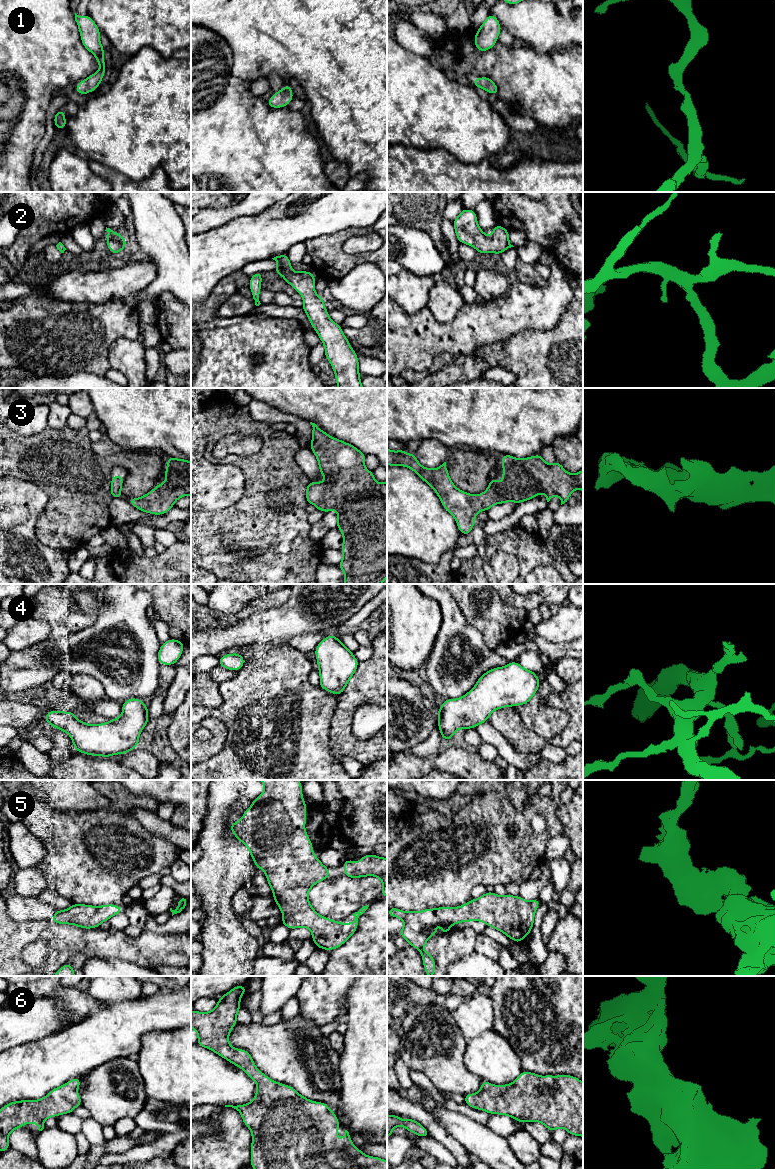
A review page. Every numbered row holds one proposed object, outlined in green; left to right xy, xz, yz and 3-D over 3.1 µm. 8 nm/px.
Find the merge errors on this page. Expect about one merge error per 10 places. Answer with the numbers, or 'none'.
none

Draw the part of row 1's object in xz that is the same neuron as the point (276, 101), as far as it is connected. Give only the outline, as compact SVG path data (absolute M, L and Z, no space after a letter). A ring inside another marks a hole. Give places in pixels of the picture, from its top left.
M285 84L283 89L281 88L277 93L272 95L267 104L271 108L282 108L287 106L292 99L294 99L292 87L289 84Z

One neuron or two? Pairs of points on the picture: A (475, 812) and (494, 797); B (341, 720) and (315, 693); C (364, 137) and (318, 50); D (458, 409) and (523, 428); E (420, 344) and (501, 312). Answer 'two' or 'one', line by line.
A: one
B: two
C: one
D: one
E: one

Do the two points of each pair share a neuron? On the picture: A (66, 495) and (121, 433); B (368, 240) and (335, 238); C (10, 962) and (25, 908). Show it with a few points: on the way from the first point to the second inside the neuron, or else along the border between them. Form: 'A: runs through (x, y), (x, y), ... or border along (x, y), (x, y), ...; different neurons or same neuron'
A: border along (122, 449), (145, 451); different neurons
B: border along (371, 233), (350, 237), (344, 243), (342, 249); different neurons
C: border along (10, 917), (16, 921), (44, 921); different neurons

